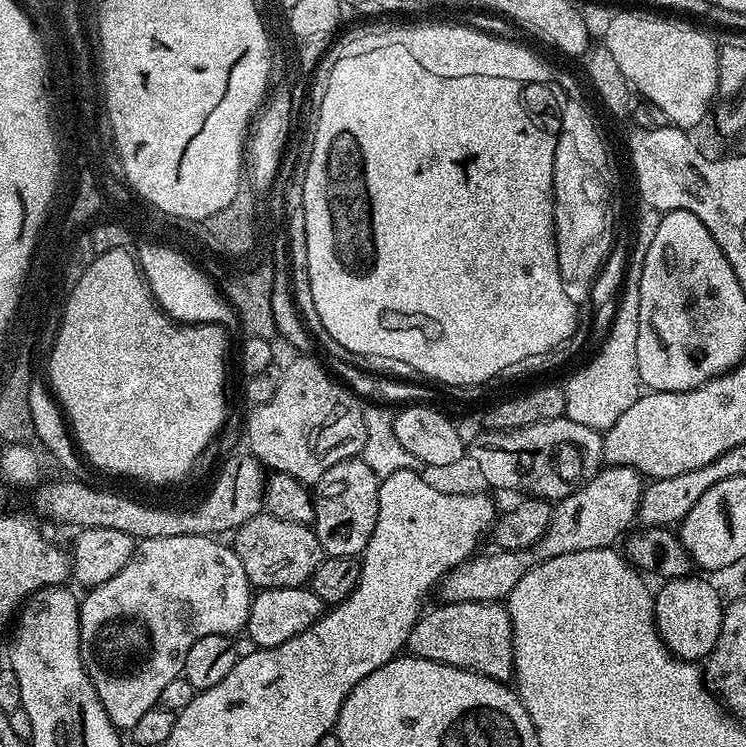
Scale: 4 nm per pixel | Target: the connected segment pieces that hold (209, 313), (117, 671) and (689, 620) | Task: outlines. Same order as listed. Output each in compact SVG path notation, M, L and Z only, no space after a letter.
M156 246L136 248L136 252L140 259L141 271L145 274L146 283L153 297L161 309L173 320L185 324L218 324L232 332L238 330L230 310L216 298L208 282L194 268L182 262L180 256L176 256L170 250L156 248Z
M211 536L141 540L130 562L114 578L91 589L88 597L80 600L82 662L110 722L118 730L138 726L138 718L159 705L162 690L183 673L186 654L190 654L190 646L198 638L206 638L206 634L235 637L245 631L254 589L248 583L246 570L242 570L235 547L227 548L220 542Z
M689 574L677 580L665 580L654 592L656 629L672 655L680 660L703 661L714 650L722 630L725 601L720 601L716 588L708 580Z

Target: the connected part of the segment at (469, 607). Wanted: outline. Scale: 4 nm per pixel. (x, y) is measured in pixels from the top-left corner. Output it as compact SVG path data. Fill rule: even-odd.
M440 602L437 605L437 608L429 607L410 630L407 651L495 680L511 681L514 676L514 642L507 607L500 602Z

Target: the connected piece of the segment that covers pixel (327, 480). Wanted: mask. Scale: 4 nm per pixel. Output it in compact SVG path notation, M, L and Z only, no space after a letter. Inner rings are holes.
M353 458L330 466L326 474L314 485L314 527L316 537L325 556L347 556L356 558L363 553L364 547L374 534L378 522L378 490L381 477L366 466L363 458Z

